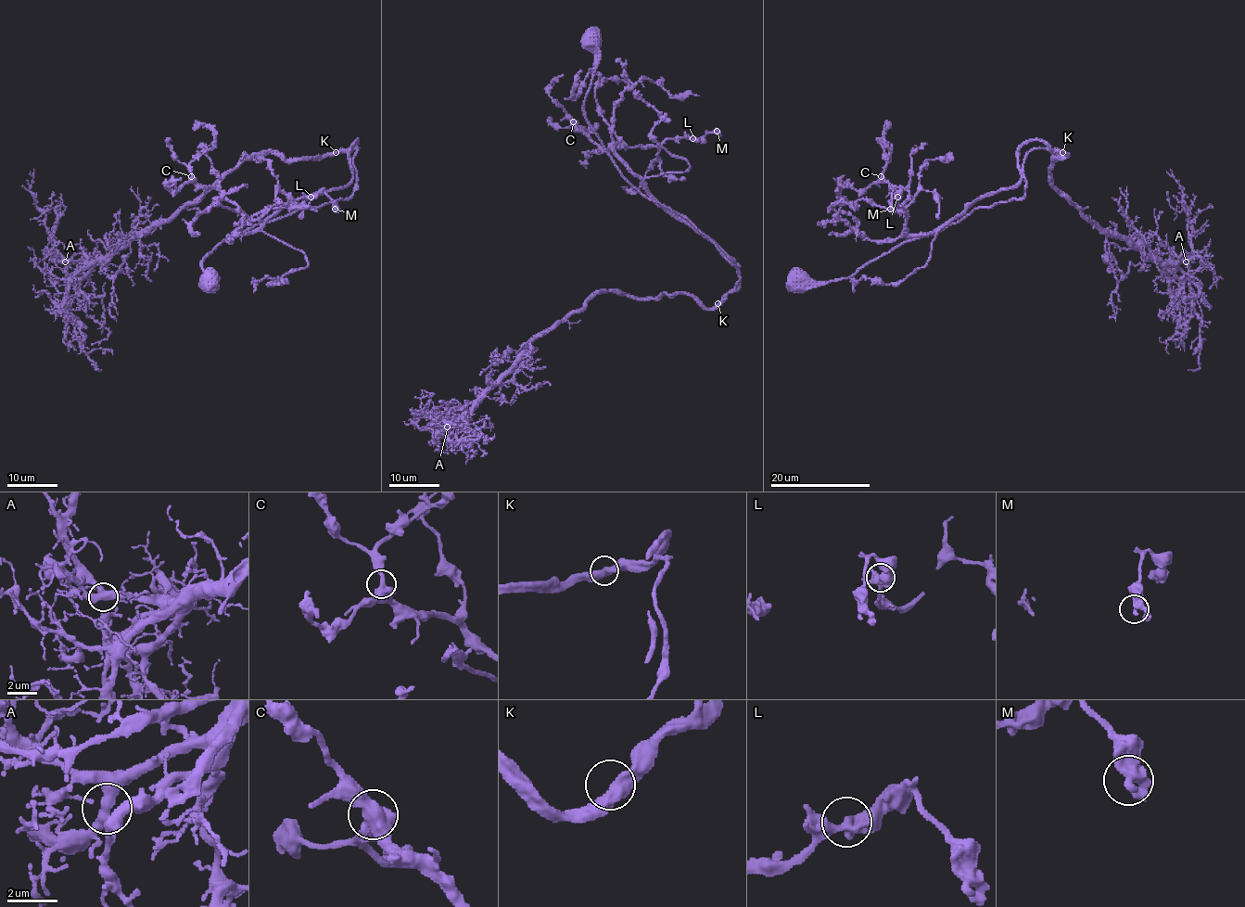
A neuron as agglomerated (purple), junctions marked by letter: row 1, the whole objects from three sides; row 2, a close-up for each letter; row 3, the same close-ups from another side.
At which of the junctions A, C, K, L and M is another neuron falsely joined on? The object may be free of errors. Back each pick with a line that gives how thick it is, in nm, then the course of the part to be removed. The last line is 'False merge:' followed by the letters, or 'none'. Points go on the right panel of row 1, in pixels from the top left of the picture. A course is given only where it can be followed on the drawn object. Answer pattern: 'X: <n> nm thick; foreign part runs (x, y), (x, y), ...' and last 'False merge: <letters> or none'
False merge: none

